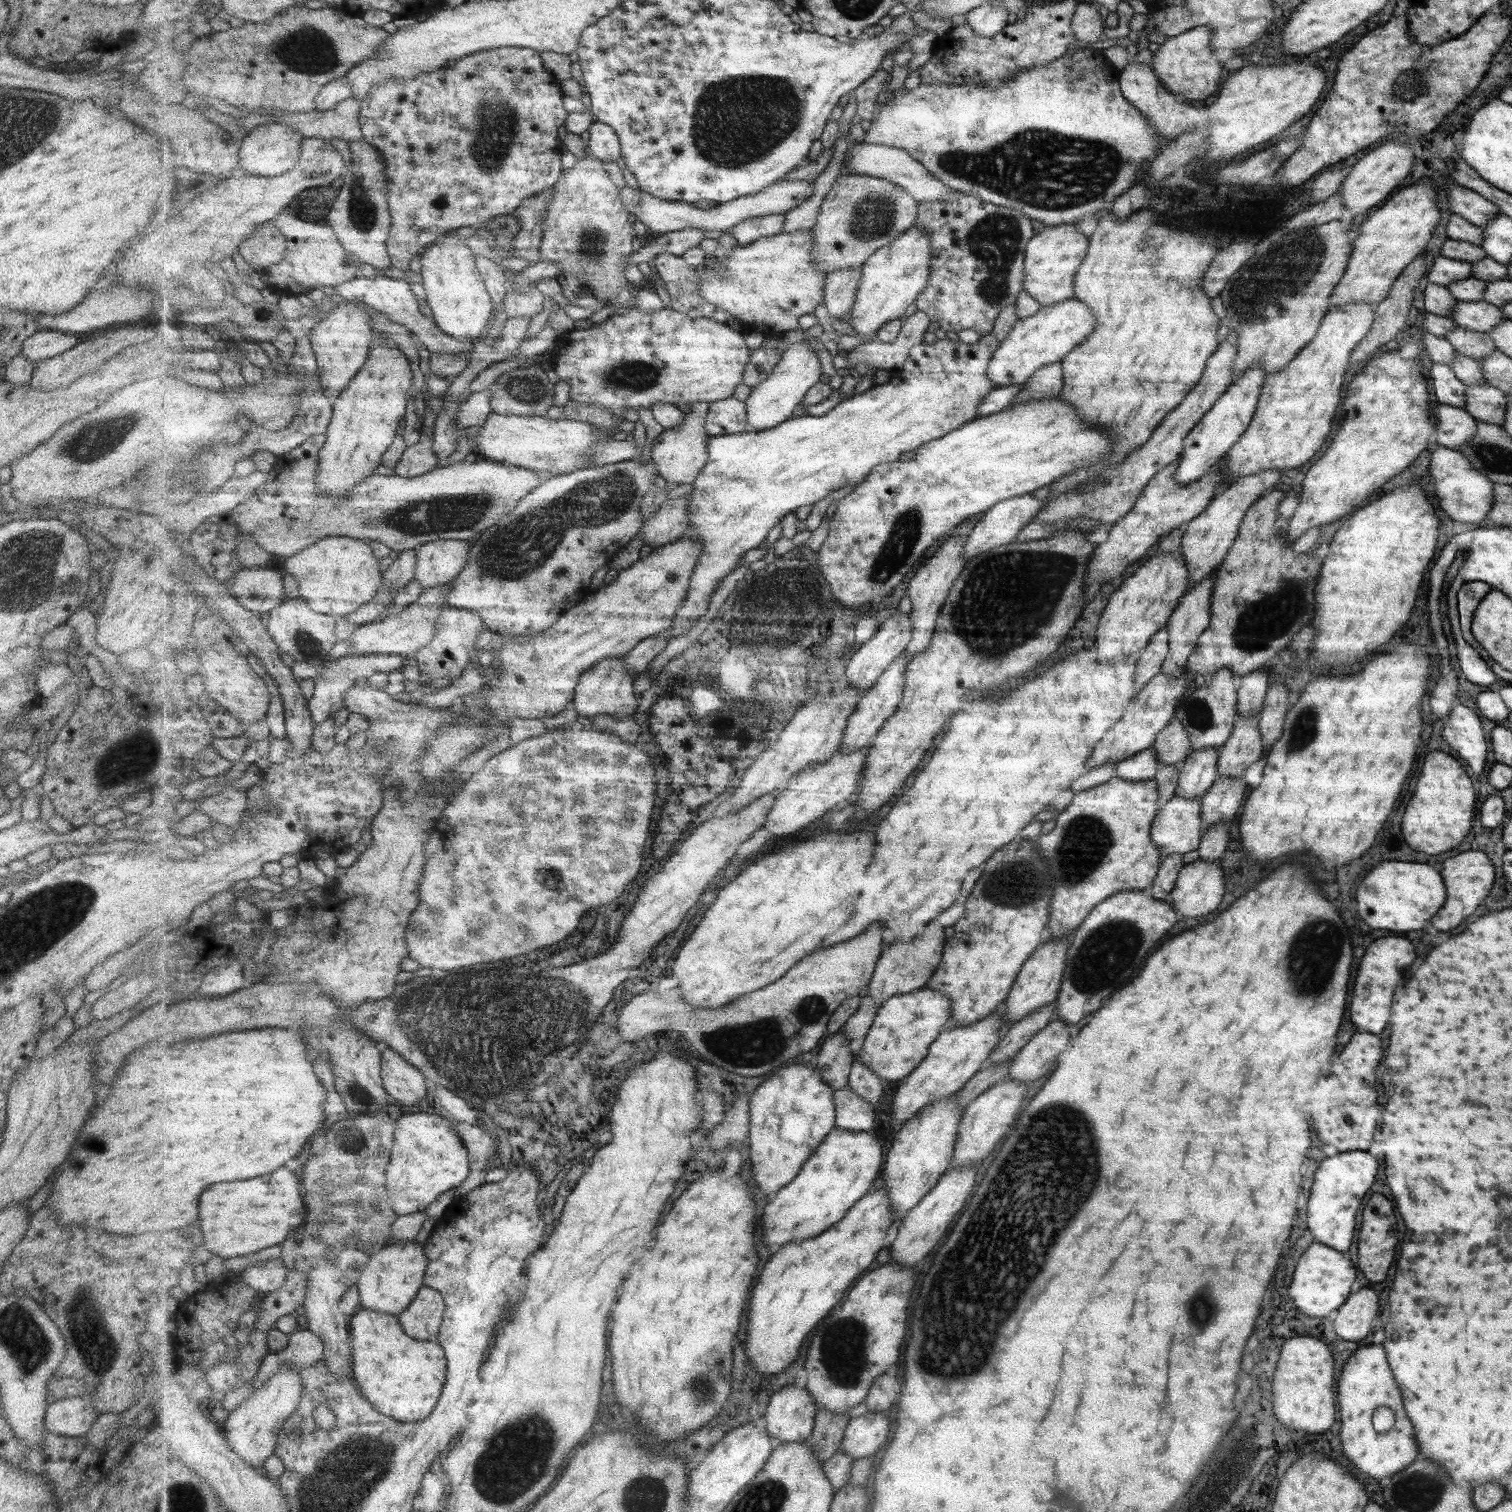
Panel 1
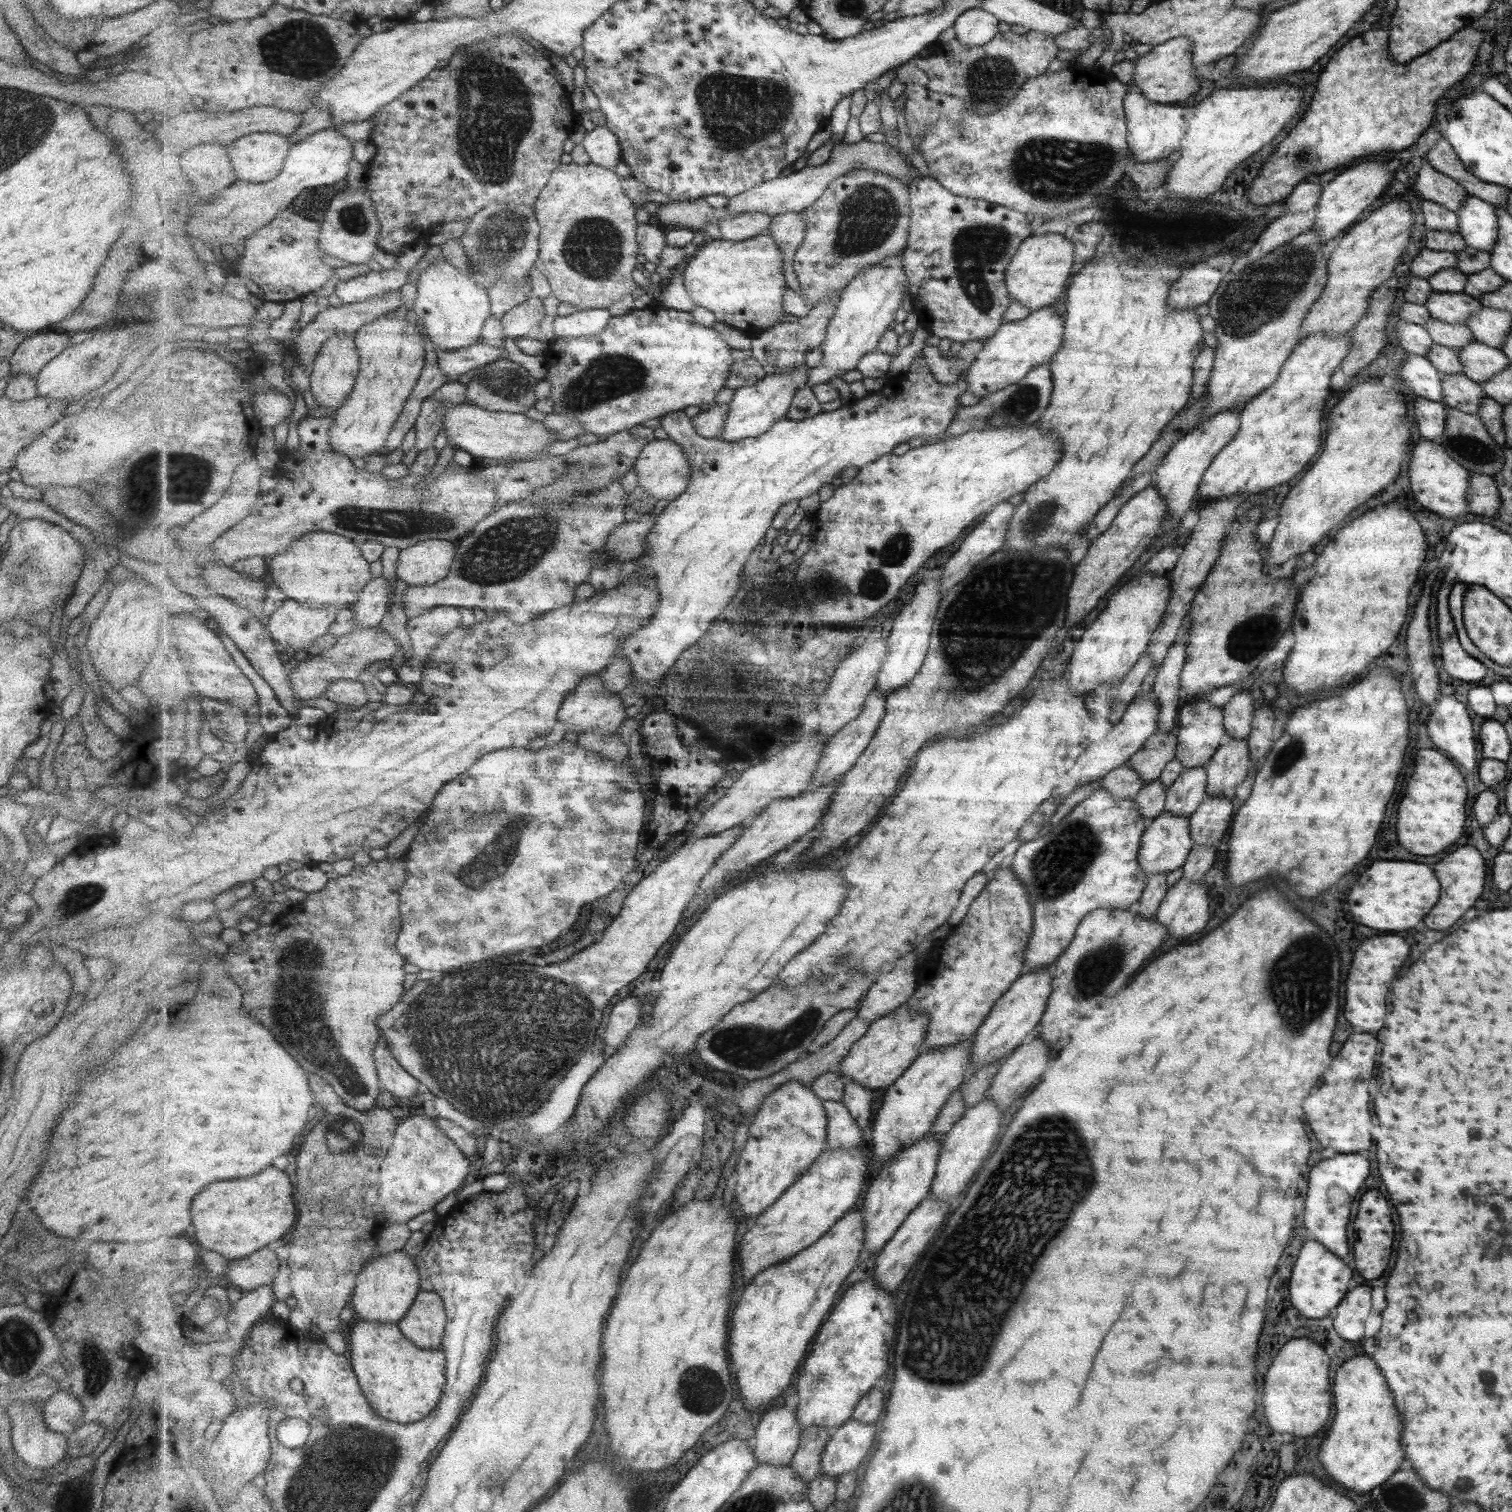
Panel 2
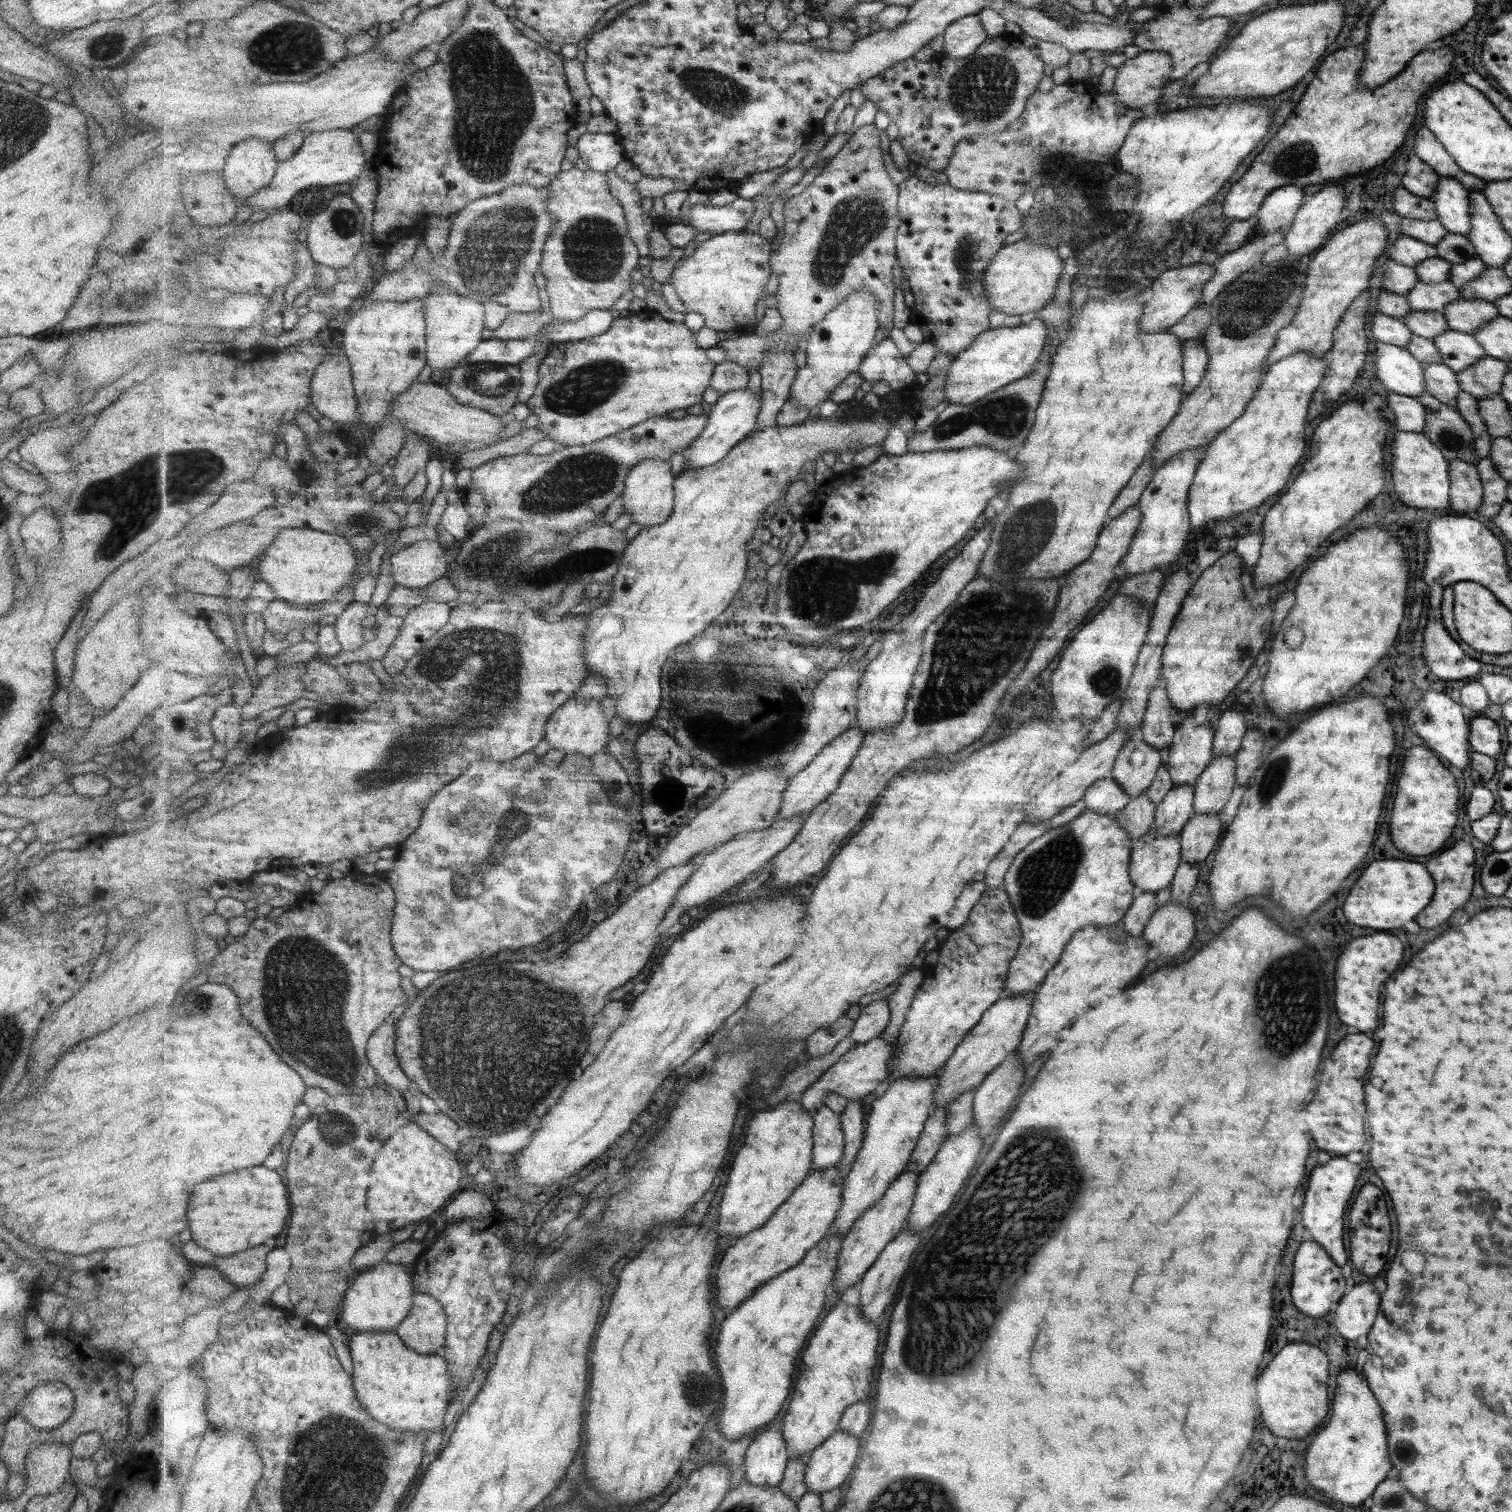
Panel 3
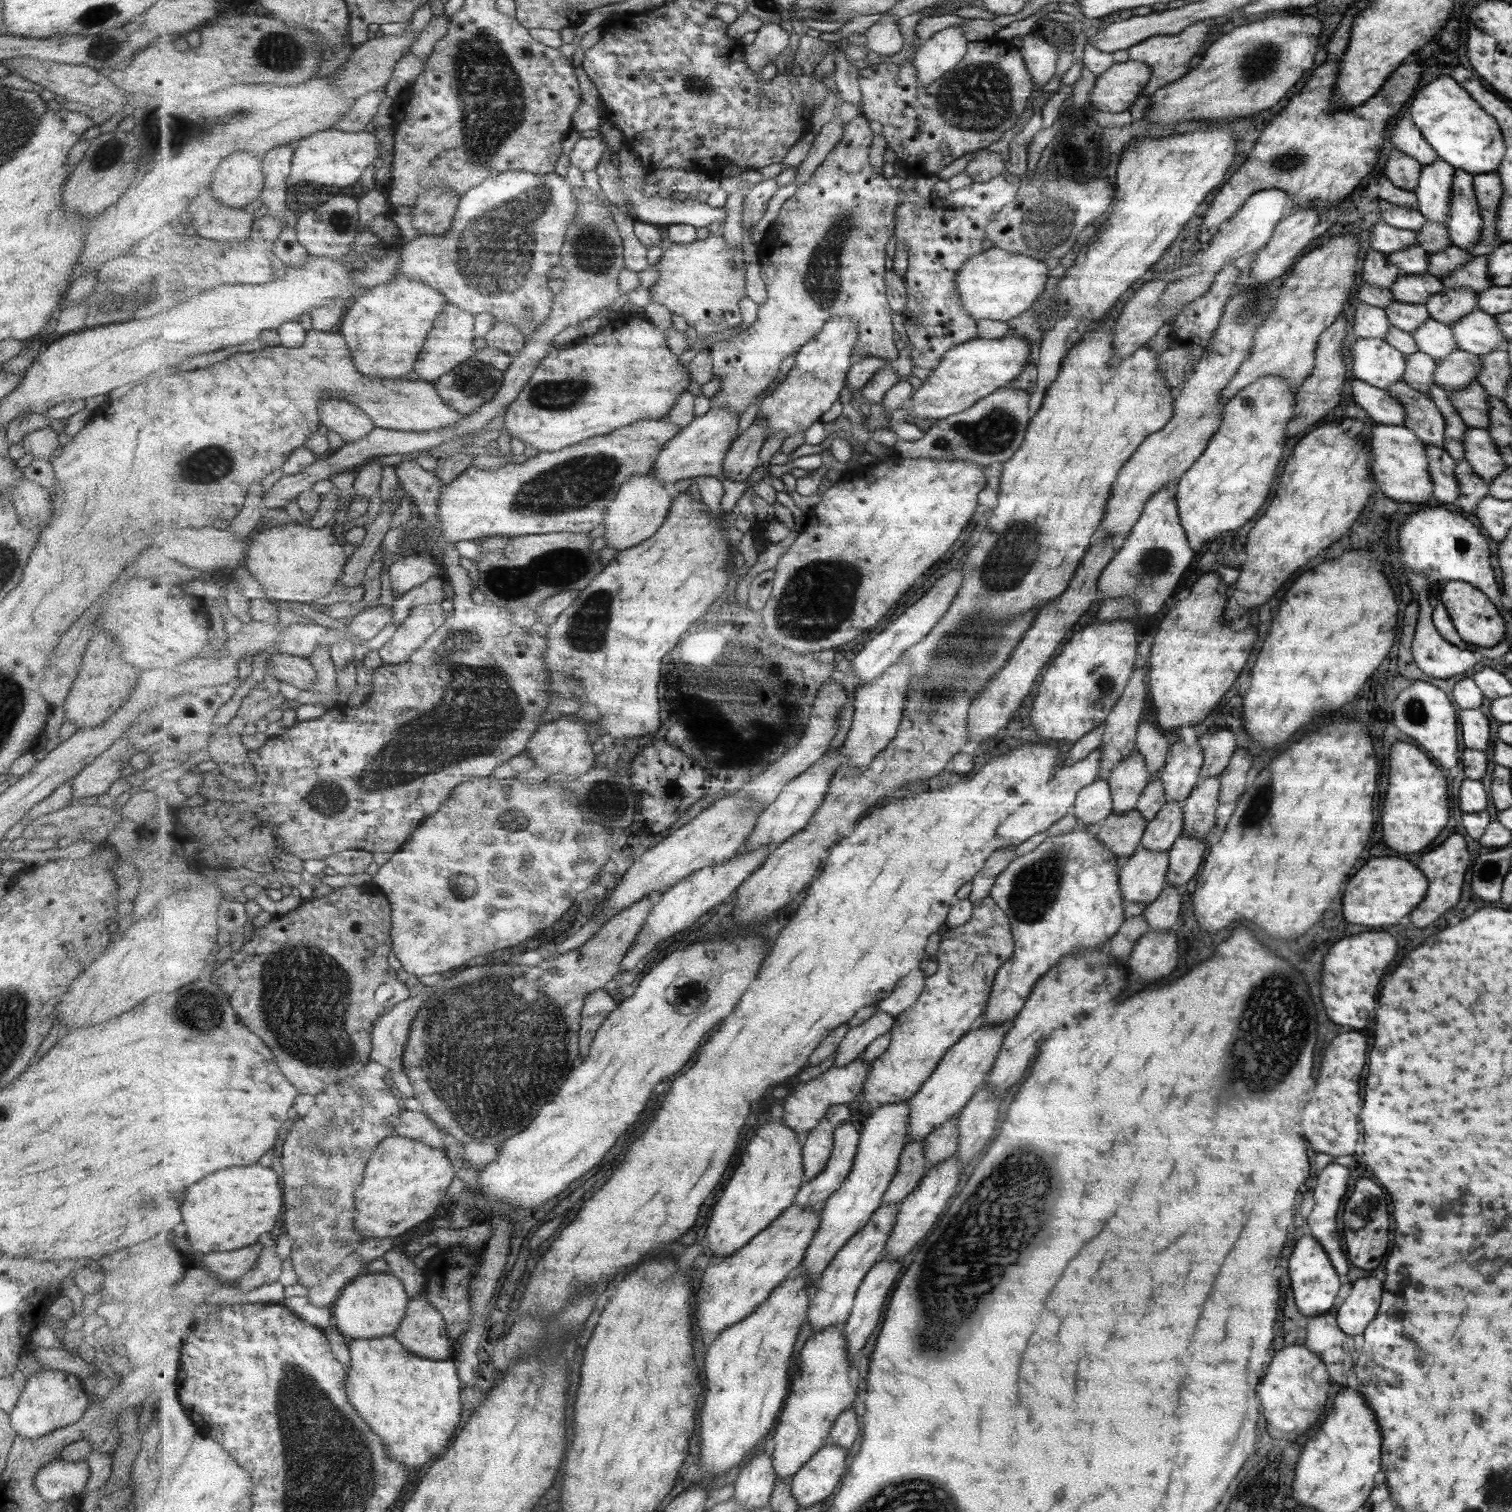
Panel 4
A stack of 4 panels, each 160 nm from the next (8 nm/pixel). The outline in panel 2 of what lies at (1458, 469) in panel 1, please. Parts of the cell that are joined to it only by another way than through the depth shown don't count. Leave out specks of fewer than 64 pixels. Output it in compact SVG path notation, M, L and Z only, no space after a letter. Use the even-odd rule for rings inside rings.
M1422 439L1415 445L1408 466L1408 476L1410 494L1429 512L1435 512L1445 518L1457 518L1470 512L1467 502L1470 471L1455 462L1439 442Z

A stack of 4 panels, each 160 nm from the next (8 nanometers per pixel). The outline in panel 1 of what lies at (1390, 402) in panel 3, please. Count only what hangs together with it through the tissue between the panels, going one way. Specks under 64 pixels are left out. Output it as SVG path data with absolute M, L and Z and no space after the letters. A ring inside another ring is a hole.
M1437 403L1434 413L1438 420L1437 445L1457 451L1476 436L1477 420L1465 409Z

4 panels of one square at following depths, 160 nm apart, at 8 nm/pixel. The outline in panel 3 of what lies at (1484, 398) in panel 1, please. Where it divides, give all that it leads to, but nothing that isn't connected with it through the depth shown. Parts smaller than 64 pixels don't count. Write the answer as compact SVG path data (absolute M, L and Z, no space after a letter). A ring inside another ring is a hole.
M1429 362L1423 364L1426 392L1429 396L1443 404L1453 406L1454 400L1462 390L1456 379L1456 372L1442 362Z

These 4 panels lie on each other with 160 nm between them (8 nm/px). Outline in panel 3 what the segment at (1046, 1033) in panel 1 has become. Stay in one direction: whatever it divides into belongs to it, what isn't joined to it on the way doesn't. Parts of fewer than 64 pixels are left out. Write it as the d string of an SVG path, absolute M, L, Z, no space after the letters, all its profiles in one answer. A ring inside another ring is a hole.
M1013 1053L974 1089L972 1120L983 1134L989 1134L999 1124L1019 1094L1019 1086L1023 1082L1023 1066L1017 1063Z

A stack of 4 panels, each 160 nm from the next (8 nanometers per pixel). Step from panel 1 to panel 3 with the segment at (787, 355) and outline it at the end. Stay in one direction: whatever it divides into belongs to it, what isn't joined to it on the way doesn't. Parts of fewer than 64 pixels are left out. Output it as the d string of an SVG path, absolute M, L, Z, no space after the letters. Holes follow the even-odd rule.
M750 389L734 390L720 396L717 403L708 413L710 424L703 434L694 440L685 451L685 467L711 467L721 462L744 438L750 436L758 426L759 415L762 413L764 392L757 393Z

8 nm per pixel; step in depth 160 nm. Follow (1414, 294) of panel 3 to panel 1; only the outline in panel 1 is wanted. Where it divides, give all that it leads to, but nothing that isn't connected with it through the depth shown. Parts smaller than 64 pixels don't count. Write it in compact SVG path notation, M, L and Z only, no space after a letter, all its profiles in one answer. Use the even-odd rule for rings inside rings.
M1483 300L1458 301L1454 306L1454 311L1449 315L1449 320L1457 327L1487 333L1507 320L1503 315L1500 308Z

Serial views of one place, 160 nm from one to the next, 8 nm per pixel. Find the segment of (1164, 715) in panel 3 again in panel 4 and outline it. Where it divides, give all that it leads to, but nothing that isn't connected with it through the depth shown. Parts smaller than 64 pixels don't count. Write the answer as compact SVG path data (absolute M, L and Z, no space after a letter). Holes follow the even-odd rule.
M1152 714L1143 715L1138 724L1135 752L1143 755L1146 760L1150 780L1157 778L1159 770L1165 764L1167 756L1167 738L1163 731L1154 723Z

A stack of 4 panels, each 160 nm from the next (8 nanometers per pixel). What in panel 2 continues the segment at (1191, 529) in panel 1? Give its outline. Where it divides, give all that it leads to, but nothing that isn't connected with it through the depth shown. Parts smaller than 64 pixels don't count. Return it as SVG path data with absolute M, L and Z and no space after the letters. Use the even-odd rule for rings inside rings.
M1231 495L1230 497L1209 502L1205 504L1204 507L1197 509L1199 513L1197 518L1199 521L1195 524L1194 528L1187 533L1188 538L1183 546L1183 550L1178 554L1178 560L1175 562L1172 570L1167 574L1172 592L1170 593L1170 598L1168 598L1168 605L1162 617L1161 624L1158 625L1154 634L1152 634L1145 651L1145 653L1149 654L1154 660L1154 668L1152 668L1148 676L1144 679L1144 682L1142 682L1142 686L1138 689L1139 693L1152 688L1156 670L1159 668L1163 657L1166 656L1167 650L1171 648L1174 640L1181 633L1186 622L1186 616L1190 612L1195 593L1198 592L1203 582L1206 581L1207 574L1212 569L1212 566L1214 566L1215 561L1220 557L1223 536L1234 520L1233 517L1237 516L1237 506L1239 506L1239 503L1243 502L1244 499L1241 495Z

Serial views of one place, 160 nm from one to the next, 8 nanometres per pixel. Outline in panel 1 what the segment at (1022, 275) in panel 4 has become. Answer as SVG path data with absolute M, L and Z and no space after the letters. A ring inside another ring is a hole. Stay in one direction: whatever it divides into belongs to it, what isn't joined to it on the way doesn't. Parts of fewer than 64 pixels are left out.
M1075 222L1044 227L1026 245L1024 253L1024 278L1022 286L1042 307L1074 298L1074 277L1088 253L1089 237L1077 231Z

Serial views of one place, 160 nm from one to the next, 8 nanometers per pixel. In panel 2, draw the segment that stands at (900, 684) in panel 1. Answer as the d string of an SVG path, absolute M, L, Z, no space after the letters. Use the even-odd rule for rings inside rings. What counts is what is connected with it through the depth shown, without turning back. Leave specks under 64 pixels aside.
M873 689L865 701L863 712L828 740L823 751L822 761L819 763L818 772L815 773L812 786L807 791L828 785L837 777L845 776L857 764L865 749L872 743L873 737L882 725L882 720L886 717L888 711L887 697L888 695L882 693L879 689Z

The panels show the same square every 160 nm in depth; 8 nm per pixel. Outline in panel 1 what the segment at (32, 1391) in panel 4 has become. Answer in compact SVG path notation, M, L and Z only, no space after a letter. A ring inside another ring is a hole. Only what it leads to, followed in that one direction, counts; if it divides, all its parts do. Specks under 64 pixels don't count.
M87 1395L62 1398L48 1403L44 1428L64 1437L83 1437L98 1415Z

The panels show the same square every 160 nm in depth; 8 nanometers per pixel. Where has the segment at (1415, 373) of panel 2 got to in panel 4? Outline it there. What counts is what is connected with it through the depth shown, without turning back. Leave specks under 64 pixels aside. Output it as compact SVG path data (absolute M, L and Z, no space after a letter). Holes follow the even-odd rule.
M1357 338L1347 358L1355 379L1381 390L1401 381L1406 372L1404 355L1380 338Z

